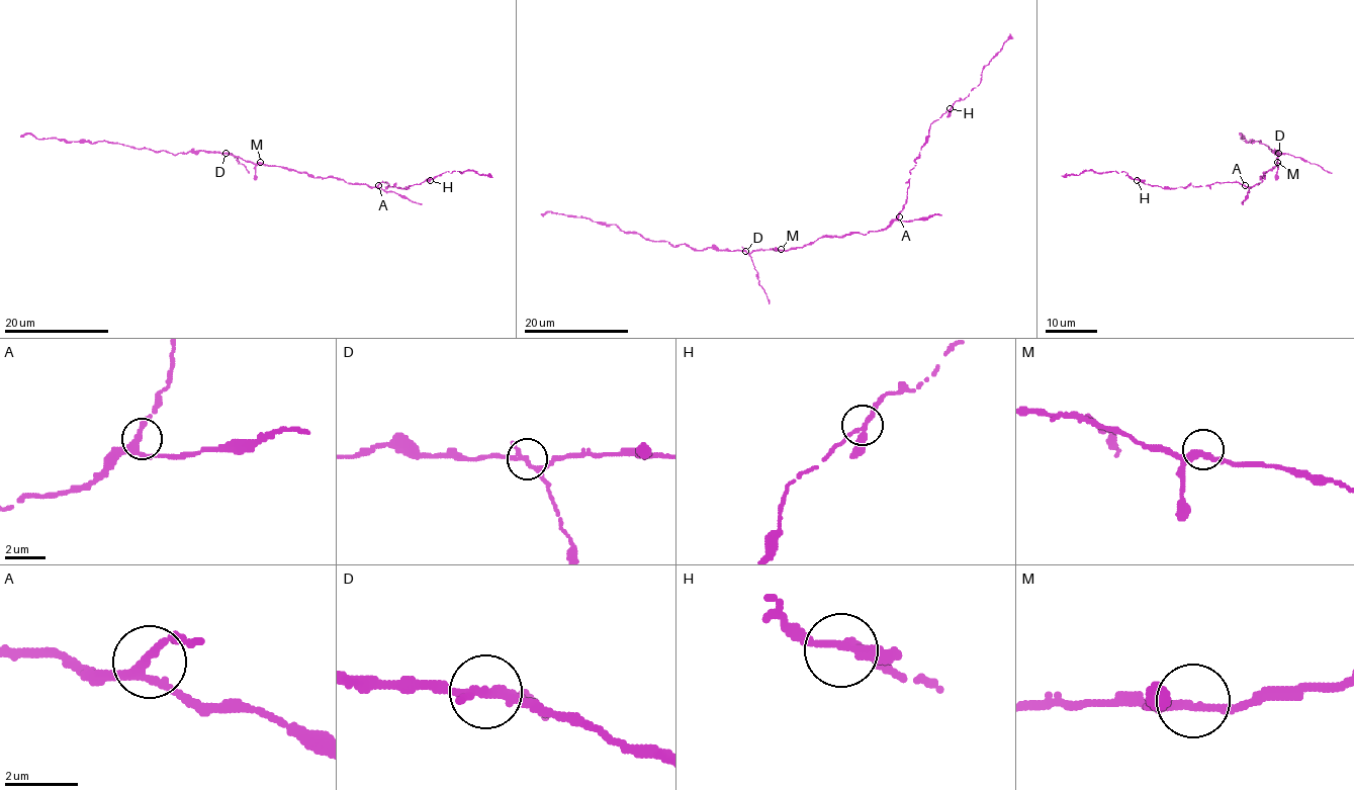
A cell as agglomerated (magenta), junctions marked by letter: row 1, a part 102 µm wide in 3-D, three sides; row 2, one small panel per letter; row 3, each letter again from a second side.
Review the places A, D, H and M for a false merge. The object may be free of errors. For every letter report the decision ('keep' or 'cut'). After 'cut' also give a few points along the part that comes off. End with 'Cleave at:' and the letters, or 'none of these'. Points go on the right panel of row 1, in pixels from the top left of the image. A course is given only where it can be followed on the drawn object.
A: keep
D: cut; course (1278, 153), (1303, 158), (1332, 173)
H: keep
M: keep
Cleave at: D

